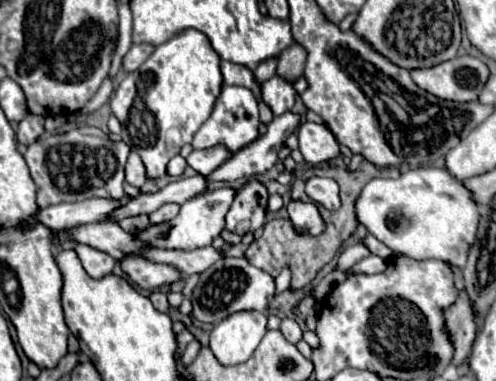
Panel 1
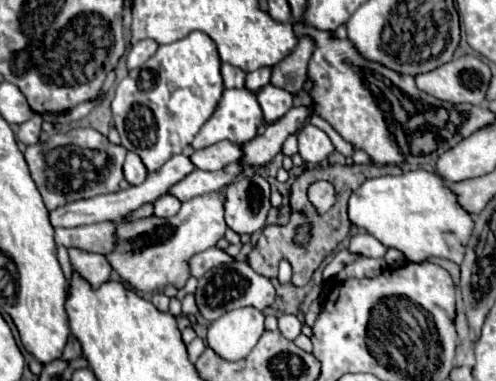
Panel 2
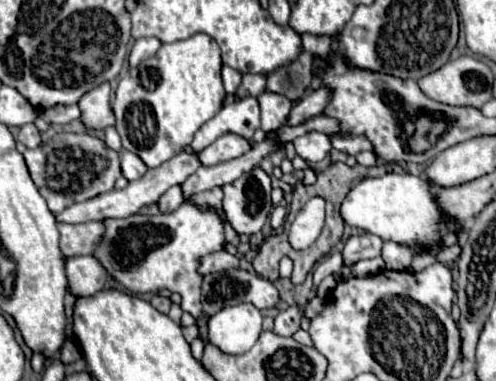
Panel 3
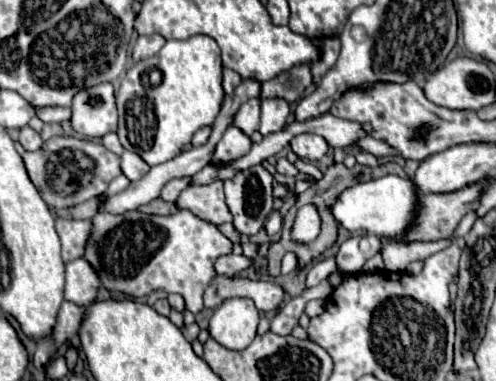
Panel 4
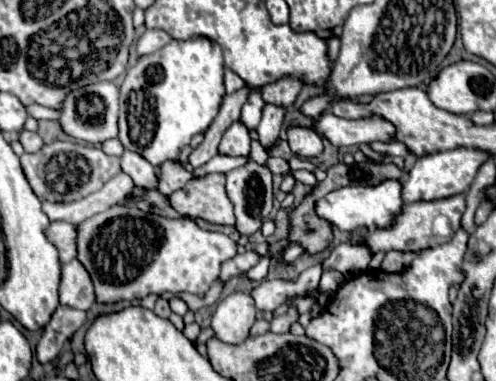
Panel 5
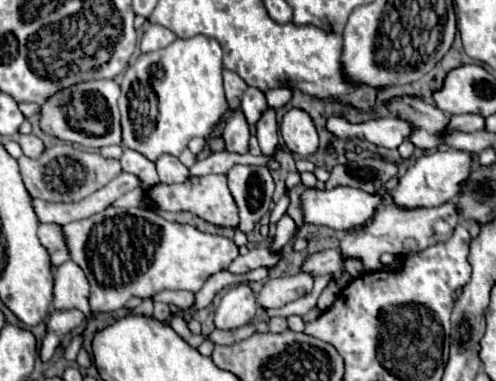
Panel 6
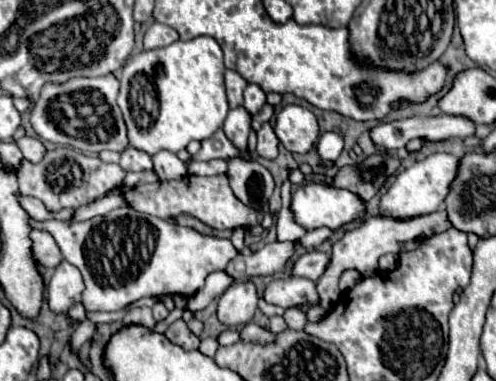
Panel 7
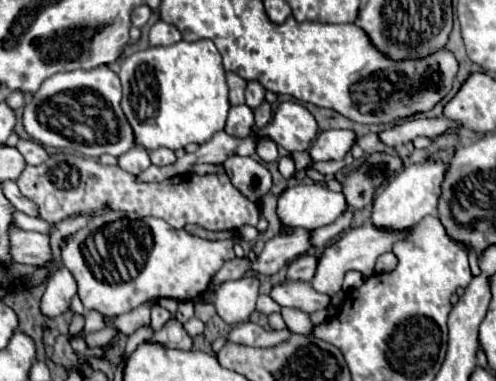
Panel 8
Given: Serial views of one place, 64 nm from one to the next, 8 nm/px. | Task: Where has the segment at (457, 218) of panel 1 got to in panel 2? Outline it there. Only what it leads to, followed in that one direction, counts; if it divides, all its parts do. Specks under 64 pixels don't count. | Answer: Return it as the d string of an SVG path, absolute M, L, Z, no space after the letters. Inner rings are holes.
M424 170L366 180L348 200L348 218L354 226L376 236L384 246L404 252L410 262L442 256L460 264L474 228L472 216L460 208L446 182L438 174Z

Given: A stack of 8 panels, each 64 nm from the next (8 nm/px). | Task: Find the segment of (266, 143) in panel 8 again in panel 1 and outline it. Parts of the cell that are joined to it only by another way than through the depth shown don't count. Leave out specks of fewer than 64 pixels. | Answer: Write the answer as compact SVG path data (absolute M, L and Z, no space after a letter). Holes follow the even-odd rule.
M274 76L262 84L262 100L272 108L272 116L280 116L292 110L294 98L296 98L294 86L282 80L280 76Z

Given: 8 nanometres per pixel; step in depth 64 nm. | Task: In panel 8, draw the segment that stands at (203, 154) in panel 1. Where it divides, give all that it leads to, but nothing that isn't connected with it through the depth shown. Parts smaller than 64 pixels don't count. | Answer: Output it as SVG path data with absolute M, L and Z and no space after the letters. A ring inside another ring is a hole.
M246 104L234 106L228 112L228 122L226 122L226 132L238 138L246 138L254 126L254 110L248 108Z

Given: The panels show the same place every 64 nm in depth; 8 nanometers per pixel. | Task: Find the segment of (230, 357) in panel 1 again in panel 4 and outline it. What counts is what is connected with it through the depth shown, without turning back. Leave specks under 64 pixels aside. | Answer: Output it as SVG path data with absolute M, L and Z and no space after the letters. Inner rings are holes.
M248 298L224 300L210 318L210 336L228 350L244 350L256 336L258 310Z

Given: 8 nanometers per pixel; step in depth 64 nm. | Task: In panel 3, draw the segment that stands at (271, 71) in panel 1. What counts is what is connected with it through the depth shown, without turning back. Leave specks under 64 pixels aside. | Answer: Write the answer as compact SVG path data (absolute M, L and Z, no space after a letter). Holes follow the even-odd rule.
M244 74L242 76L242 84L236 90L238 98L246 98L246 96L260 96L260 92L264 92L266 86L266 78L260 74Z

